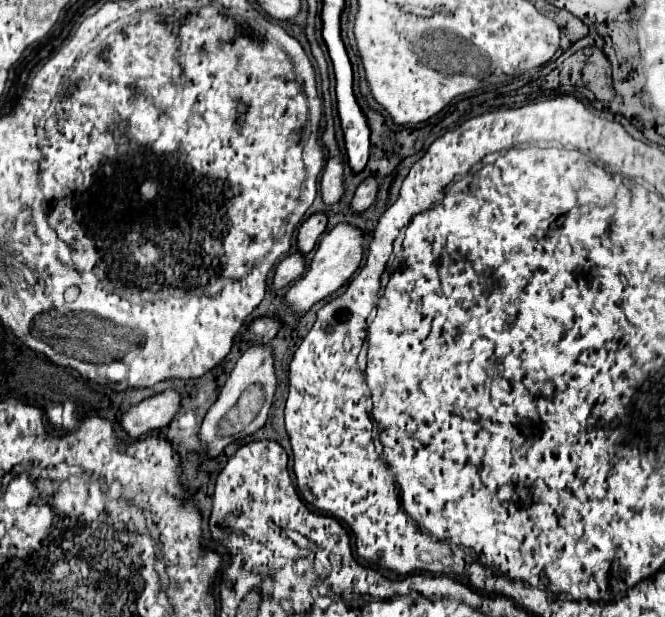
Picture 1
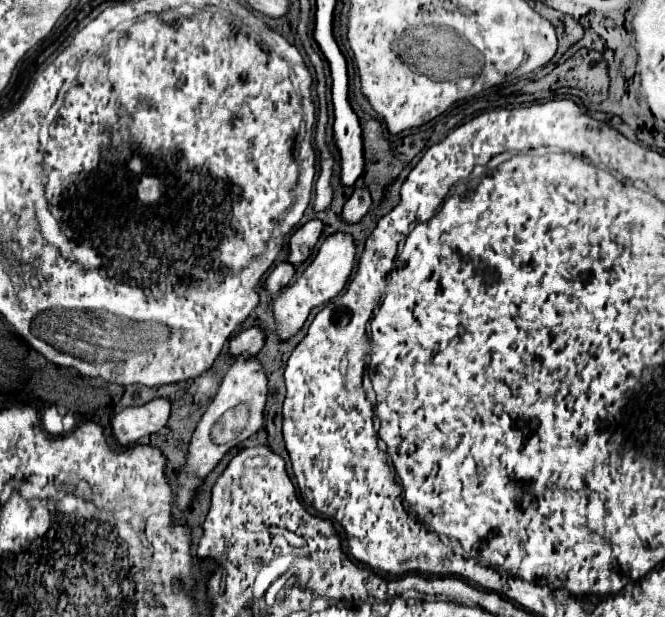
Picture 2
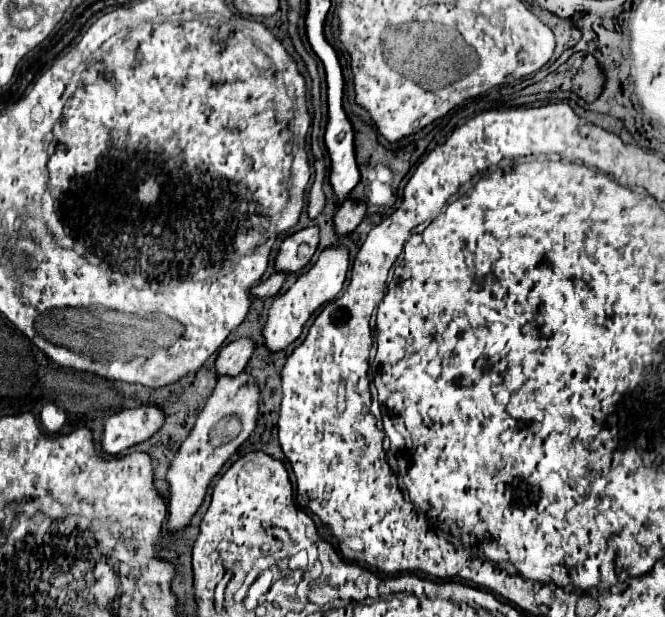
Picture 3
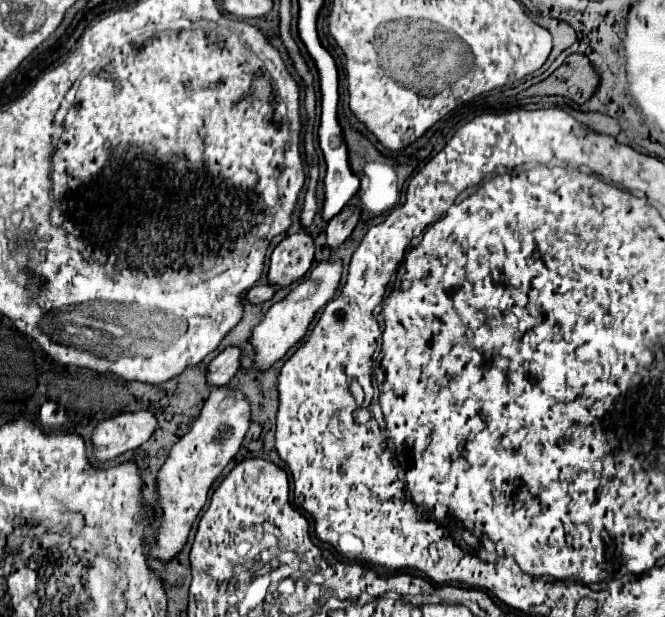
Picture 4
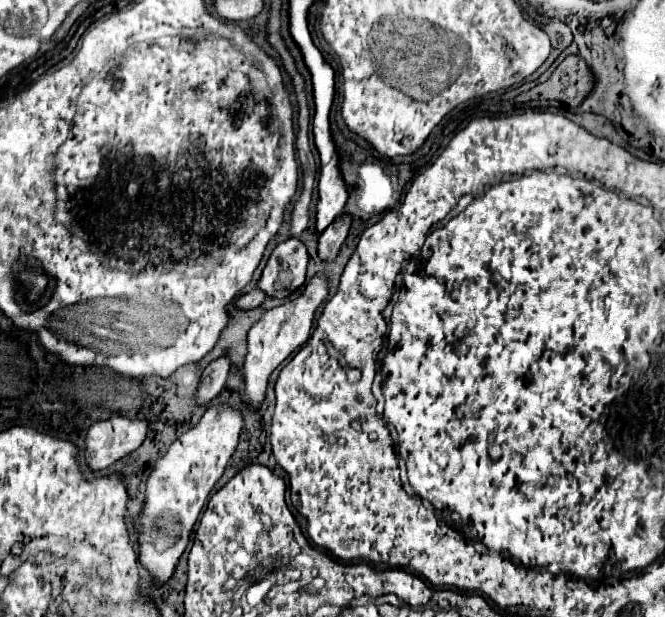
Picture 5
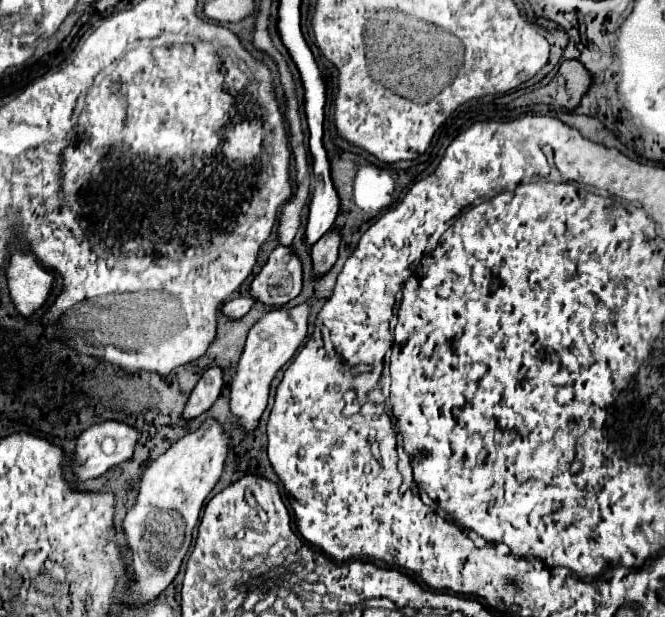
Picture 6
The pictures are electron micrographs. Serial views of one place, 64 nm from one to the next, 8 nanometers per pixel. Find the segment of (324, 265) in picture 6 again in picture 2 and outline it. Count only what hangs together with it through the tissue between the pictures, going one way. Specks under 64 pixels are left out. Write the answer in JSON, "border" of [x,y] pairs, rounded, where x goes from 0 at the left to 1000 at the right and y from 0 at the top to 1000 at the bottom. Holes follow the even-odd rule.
{"border":[[[538,305],[532,308],[532,314],[520,324],[517,337],[514,337],[514,357],[520,363],[535,363],[547,353],[547,347],[553,344],[559,331],[559,321],[556,321],[556,308],[553,305]]]}

